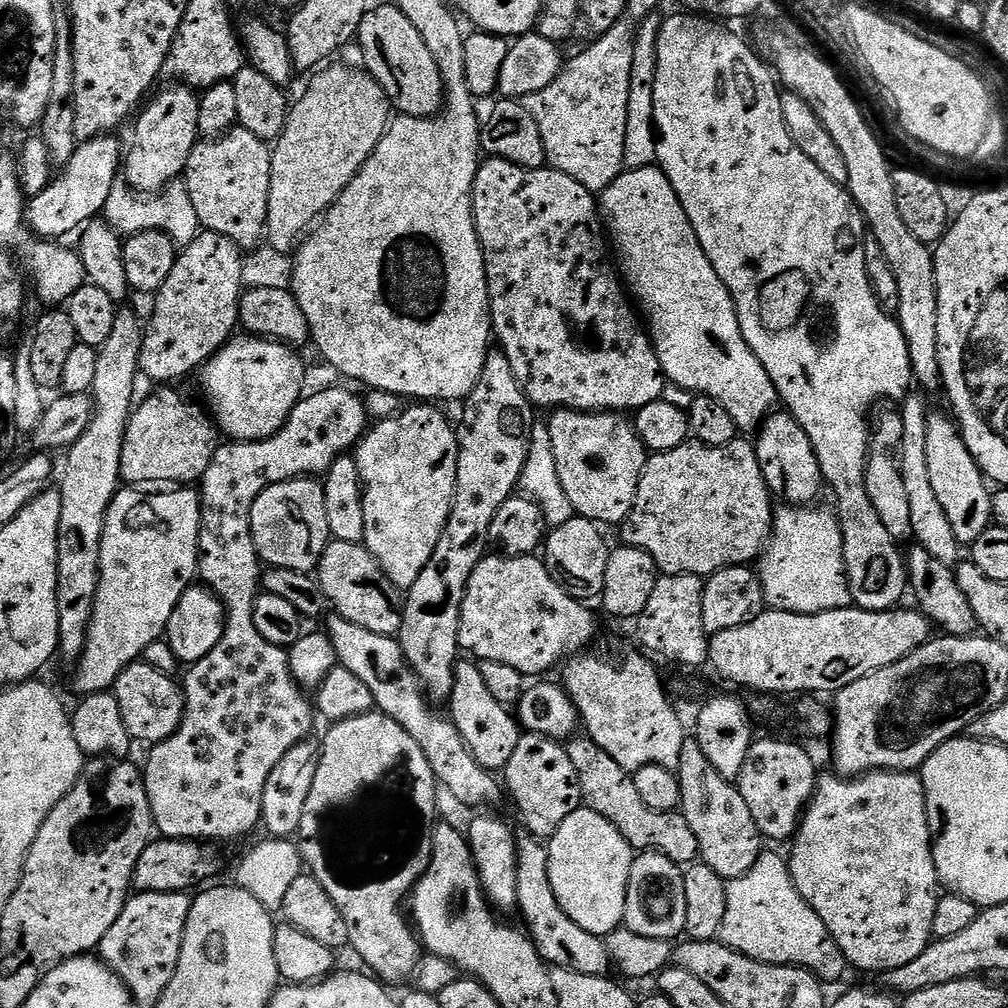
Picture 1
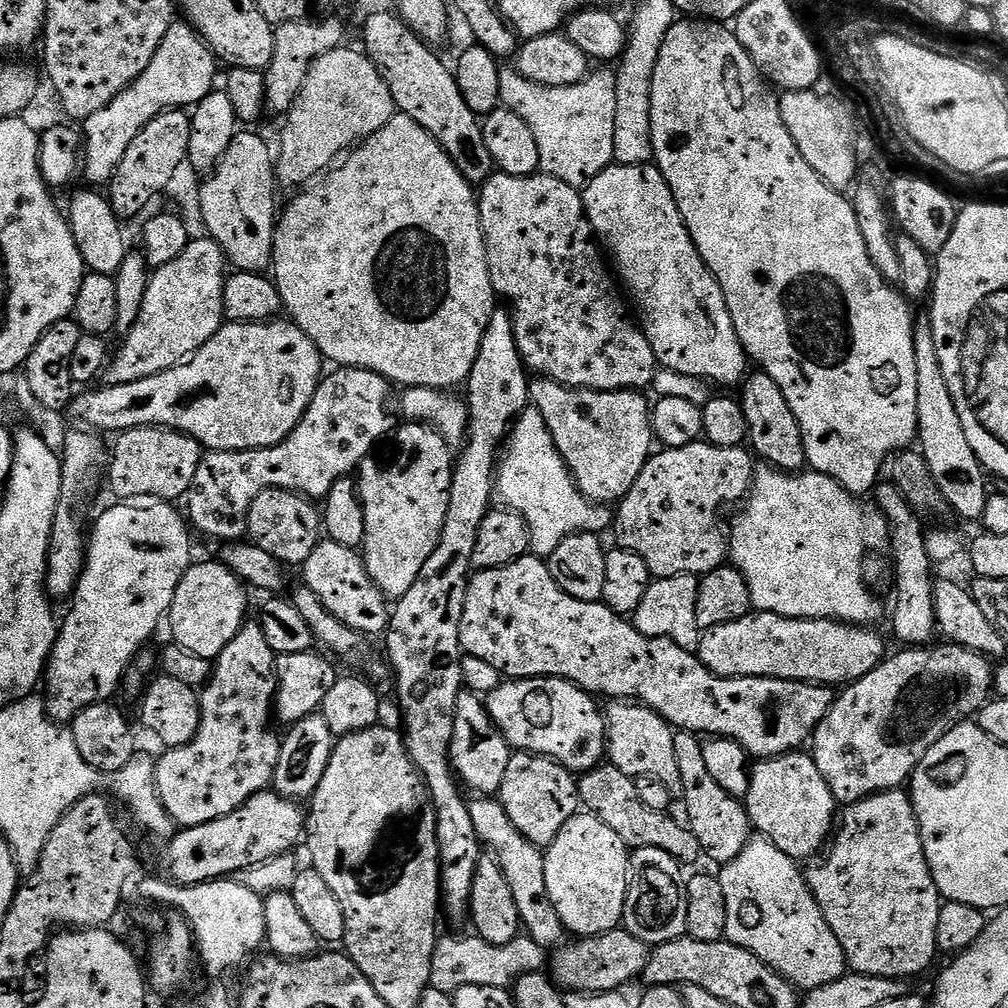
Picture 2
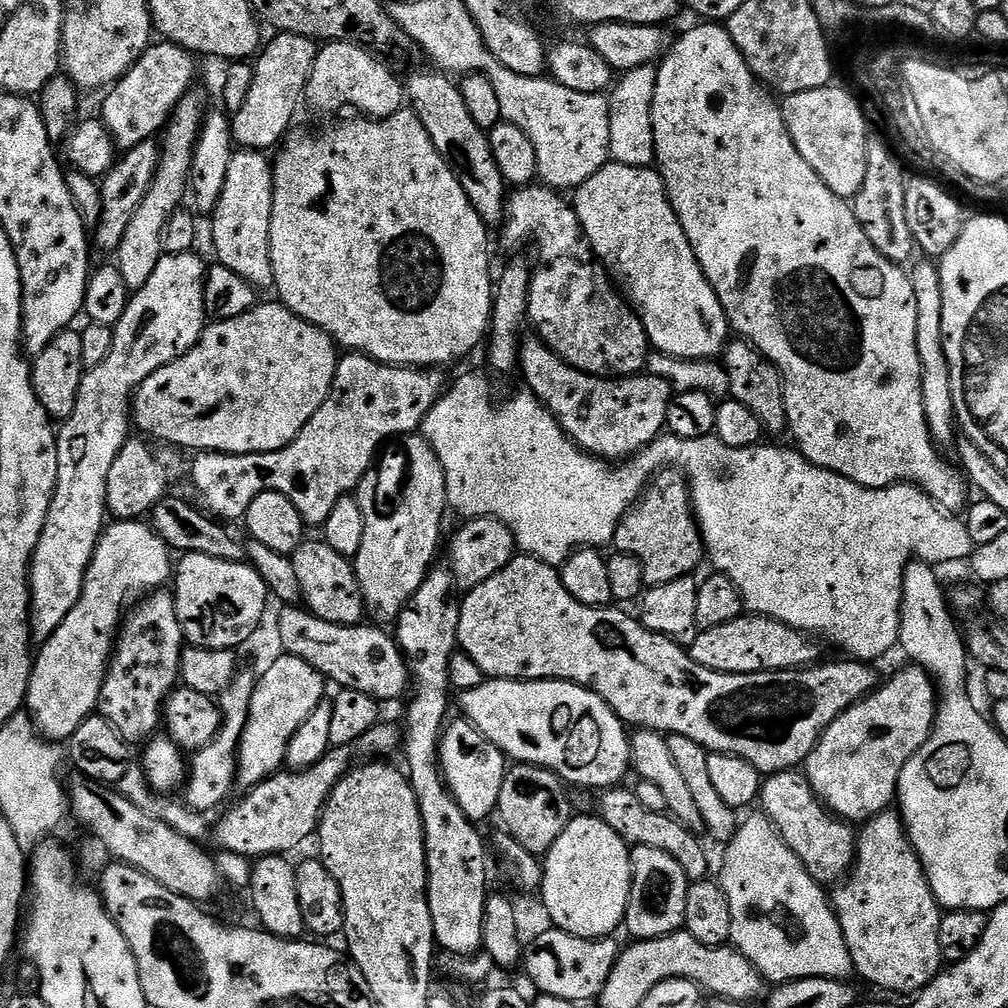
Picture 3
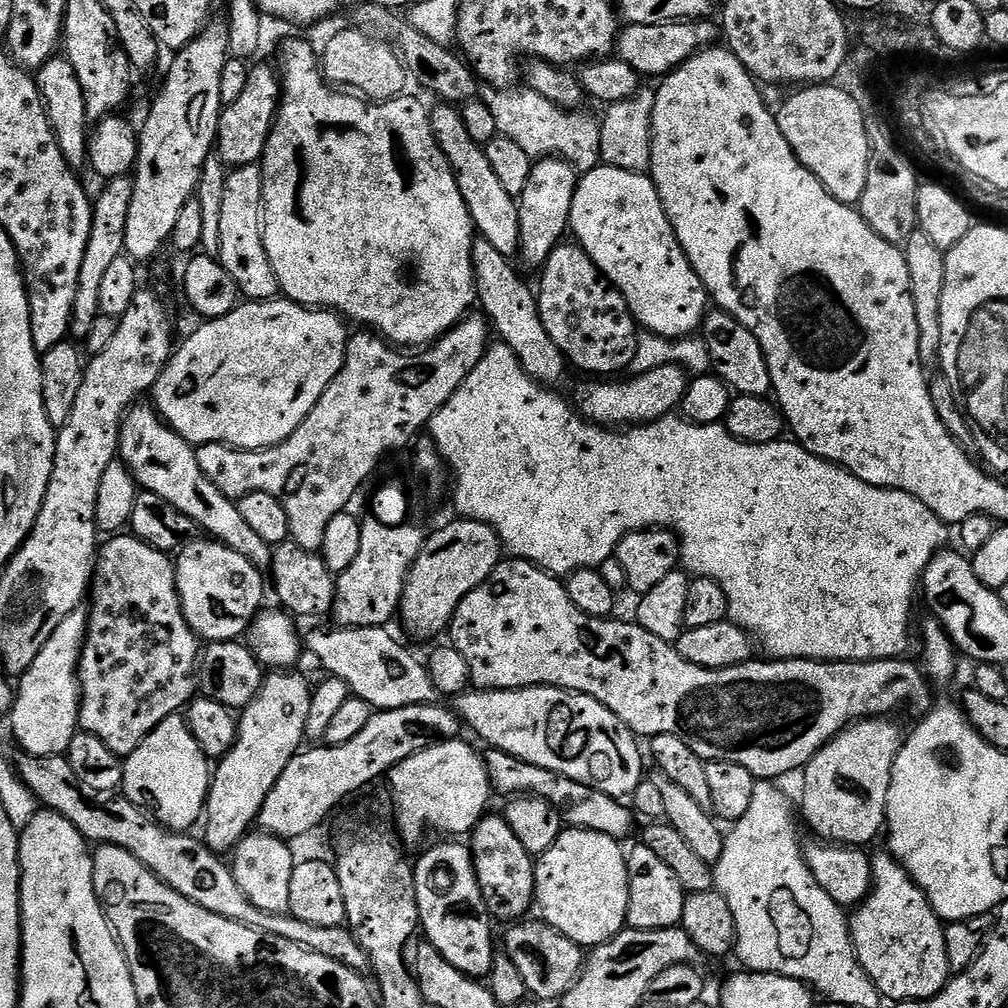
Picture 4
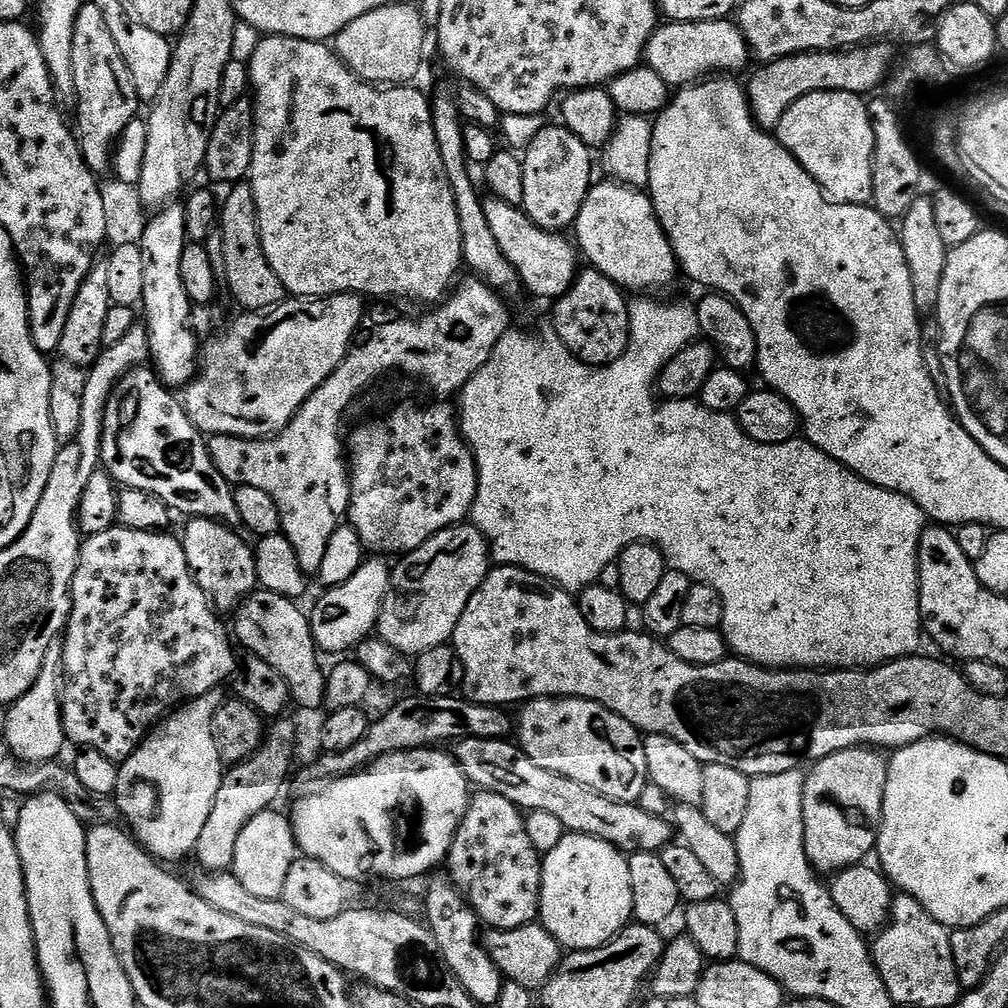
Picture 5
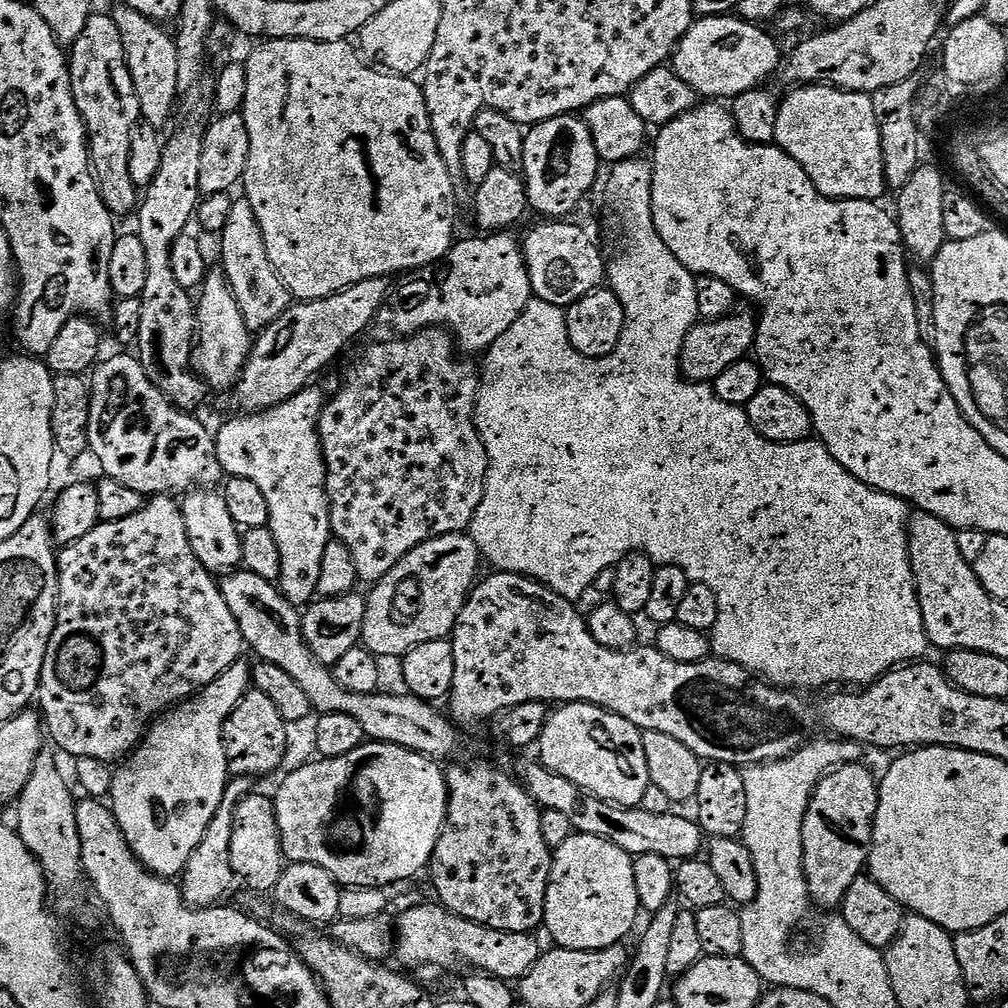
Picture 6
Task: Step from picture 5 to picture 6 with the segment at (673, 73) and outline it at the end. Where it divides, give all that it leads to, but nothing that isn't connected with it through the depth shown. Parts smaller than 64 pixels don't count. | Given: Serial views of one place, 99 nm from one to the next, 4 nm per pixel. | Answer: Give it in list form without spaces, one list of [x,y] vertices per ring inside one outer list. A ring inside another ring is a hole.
[[[736,14],[701,16],[680,39],[680,45],[670,57],[670,67],[700,98],[731,98],[739,92],[761,87],[764,79],[779,69],[782,59],[775,38],[767,36],[764,30]]]

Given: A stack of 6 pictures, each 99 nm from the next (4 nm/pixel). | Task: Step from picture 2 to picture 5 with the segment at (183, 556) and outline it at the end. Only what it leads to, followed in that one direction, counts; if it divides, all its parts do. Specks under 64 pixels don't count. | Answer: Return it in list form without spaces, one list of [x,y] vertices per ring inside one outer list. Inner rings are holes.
[[[53,642],[50,650],[46,650],[46,658],[42,662],[42,670],[38,674],[38,678],[34,682],[34,686],[30,686],[30,690],[26,690],[26,694],[22,694],[22,698],[18,698],[7,709],[8,721],[2,728],[2,734],[6,738],[6,742],[10,746],[10,750],[25,764],[47,764],[55,761],[56,756],[63,750],[66,745],[66,737],[64,734],[64,709],[62,707],[62,661],[64,658],[64,645],[60,642]]]

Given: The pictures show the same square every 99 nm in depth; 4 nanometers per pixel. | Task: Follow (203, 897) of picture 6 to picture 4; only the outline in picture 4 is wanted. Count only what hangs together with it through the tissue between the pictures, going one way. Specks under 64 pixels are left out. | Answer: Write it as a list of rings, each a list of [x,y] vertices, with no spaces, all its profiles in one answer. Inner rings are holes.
[[[276,670],[265,675],[264,684],[258,690],[256,697],[239,713],[236,742],[215,765],[212,784],[208,788],[208,801],[204,804],[202,839],[212,852],[235,853],[242,838],[247,836],[253,825],[259,821],[262,802],[266,802],[266,796],[270,794],[270,790],[274,790],[278,778],[282,778],[282,770],[290,766],[290,762],[305,743],[304,731],[306,730],[306,717],[310,715],[313,685],[307,684],[298,673],[299,671],[296,670]]]

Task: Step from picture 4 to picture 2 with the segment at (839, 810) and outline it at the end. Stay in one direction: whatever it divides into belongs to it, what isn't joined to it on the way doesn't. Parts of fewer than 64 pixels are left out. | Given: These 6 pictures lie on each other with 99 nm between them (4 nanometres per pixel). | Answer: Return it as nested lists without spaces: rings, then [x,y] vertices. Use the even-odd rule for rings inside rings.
[[[951,642],[941,643],[941,648],[937,646],[908,646],[897,656],[889,655],[874,670],[870,670],[870,674],[866,674],[860,680],[854,680],[851,684],[843,689],[844,692],[835,697],[832,702],[832,708],[826,714],[826,718],[822,718],[822,722],[816,727],[812,733],[810,741],[810,754],[814,758],[814,762],[818,766],[818,770],[822,770],[822,778],[826,778],[826,786],[830,786],[830,790],[834,794],[834,798],[841,805],[847,806],[857,804],[860,800],[865,800],[868,796],[875,796],[878,792],[890,792],[899,789],[901,786],[909,783],[912,772],[918,766],[918,762],[922,762],[922,758],[926,758],[926,750],[930,750],[930,746],[934,746],[934,742],[938,742],[938,738],[942,738],[956,724],[965,723],[969,718],[975,717],[980,709],[990,700],[992,692],[992,673],[994,664],[989,657],[979,656],[976,652],[966,650],[962,646]]]

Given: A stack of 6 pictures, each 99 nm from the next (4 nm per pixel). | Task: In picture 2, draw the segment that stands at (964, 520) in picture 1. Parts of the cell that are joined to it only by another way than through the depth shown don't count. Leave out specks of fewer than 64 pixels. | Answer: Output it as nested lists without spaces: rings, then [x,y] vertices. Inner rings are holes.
[[[917,319],[914,324],[914,366],[918,370],[918,451],[924,457],[926,466],[934,478],[941,501],[945,505],[948,503],[962,519],[979,521],[982,510],[986,510],[986,502],[990,495],[990,487],[988,488],[987,482],[984,481],[986,469],[974,454],[966,438],[966,430],[962,430],[962,418],[958,418],[954,398],[950,398],[950,386],[946,386],[946,374],[942,374],[942,362],[938,362],[932,326],[927,319]]]

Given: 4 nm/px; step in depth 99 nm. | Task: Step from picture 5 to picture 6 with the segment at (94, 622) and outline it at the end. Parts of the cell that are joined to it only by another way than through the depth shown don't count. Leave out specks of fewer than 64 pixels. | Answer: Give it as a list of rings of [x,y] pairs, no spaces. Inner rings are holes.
[[[157,494],[149,499],[138,514],[130,514],[130,518],[121,520],[106,520],[97,524],[86,538],[78,538],[78,542],[61,547],[58,552],[60,566],[60,593],[58,594],[58,610],[54,634],[50,638],[50,646],[46,650],[46,658],[40,675],[40,690],[38,704],[46,723],[46,732],[64,752],[69,752],[72,758],[98,758],[109,762],[115,761],[115,756],[124,758],[143,741],[150,725],[164,715],[173,706],[192,699],[214,678],[218,678],[226,670],[235,666],[237,660],[245,655],[246,645],[244,635],[230,614],[230,606],[226,606],[226,598],[222,598],[222,590],[217,577],[196,560],[194,550],[190,546],[190,534],[186,532],[184,510],[176,504],[171,495]]]

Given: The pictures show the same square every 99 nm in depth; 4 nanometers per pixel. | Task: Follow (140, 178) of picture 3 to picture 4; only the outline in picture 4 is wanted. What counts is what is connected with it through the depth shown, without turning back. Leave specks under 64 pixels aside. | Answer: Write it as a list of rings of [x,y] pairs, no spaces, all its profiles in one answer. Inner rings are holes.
[[[128,176],[107,181],[103,185],[104,193],[95,197],[92,205],[92,225],[90,226],[90,242],[86,242],[86,254],[82,258],[82,270],[78,274],[78,290],[72,307],[71,335],[87,338],[94,322],[102,314],[100,310],[98,290],[102,287],[104,275],[108,267],[119,256],[125,255],[126,214],[130,214],[130,198],[133,181]]]

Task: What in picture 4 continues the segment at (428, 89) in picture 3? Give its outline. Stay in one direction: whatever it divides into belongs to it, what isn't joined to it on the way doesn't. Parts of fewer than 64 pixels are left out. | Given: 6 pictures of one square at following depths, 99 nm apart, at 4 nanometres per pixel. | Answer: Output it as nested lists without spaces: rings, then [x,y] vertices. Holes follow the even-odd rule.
[[[443,102],[435,106],[437,108],[431,109],[432,129],[442,154],[456,176],[458,190],[466,202],[466,210],[472,216],[473,229],[482,239],[490,242],[494,250],[509,258],[515,257],[520,247],[520,213],[517,201],[506,194],[506,190],[502,190],[502,182],[498,182],[498,174],[494,174],[490,158],[486,158],[484,145],[470,138],[461,109]]]

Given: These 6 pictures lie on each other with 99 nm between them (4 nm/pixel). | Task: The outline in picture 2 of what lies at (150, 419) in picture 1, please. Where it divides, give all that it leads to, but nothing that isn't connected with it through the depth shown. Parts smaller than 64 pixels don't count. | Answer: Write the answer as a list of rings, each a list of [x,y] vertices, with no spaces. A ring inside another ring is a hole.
[[[132,428],[115,437],[116,453],[111,453],[106,468],[106,484],[124,502],[136,502],[139,496],[176,502],[187,497],[190,482],[198,471],[202,445],[193,436],[176,432],[172,428]]]

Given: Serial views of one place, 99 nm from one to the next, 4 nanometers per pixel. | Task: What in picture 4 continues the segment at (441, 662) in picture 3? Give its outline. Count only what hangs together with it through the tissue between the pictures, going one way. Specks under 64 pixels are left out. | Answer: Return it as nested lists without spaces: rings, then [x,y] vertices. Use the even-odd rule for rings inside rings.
[[[444,838],[441,844],[428,848],[414,864],[414,884],[418,898],[420,928],[423,939],[454,966],[454,970],[462,970],[462,974],[477,978],[486,978],[492,973],[492,961],[496,959],[497,949],[492,949],[492,924],[494,917],[486,906],[486,898],[482,898],[478,874],[474,868],[471,847],[456,838]]]

